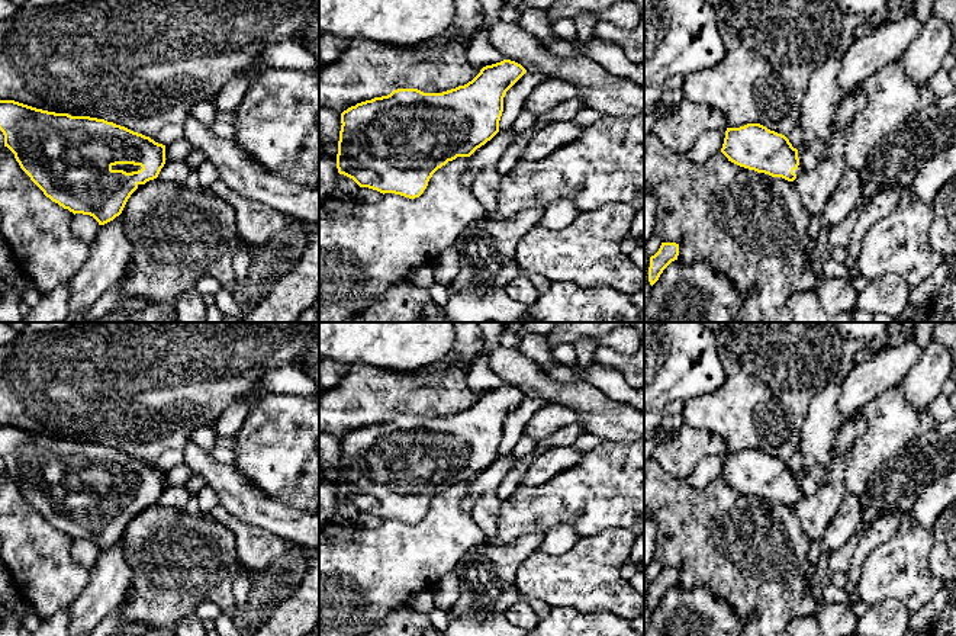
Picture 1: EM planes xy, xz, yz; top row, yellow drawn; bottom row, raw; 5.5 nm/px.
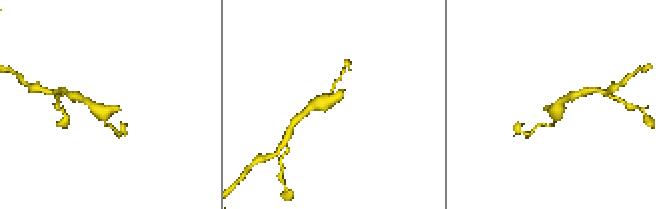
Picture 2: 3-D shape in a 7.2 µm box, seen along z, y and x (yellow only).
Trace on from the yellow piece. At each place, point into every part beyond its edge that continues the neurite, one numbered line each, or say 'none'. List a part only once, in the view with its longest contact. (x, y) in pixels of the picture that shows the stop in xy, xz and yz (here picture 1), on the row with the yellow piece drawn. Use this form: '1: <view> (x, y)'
1: xy (126, 167)

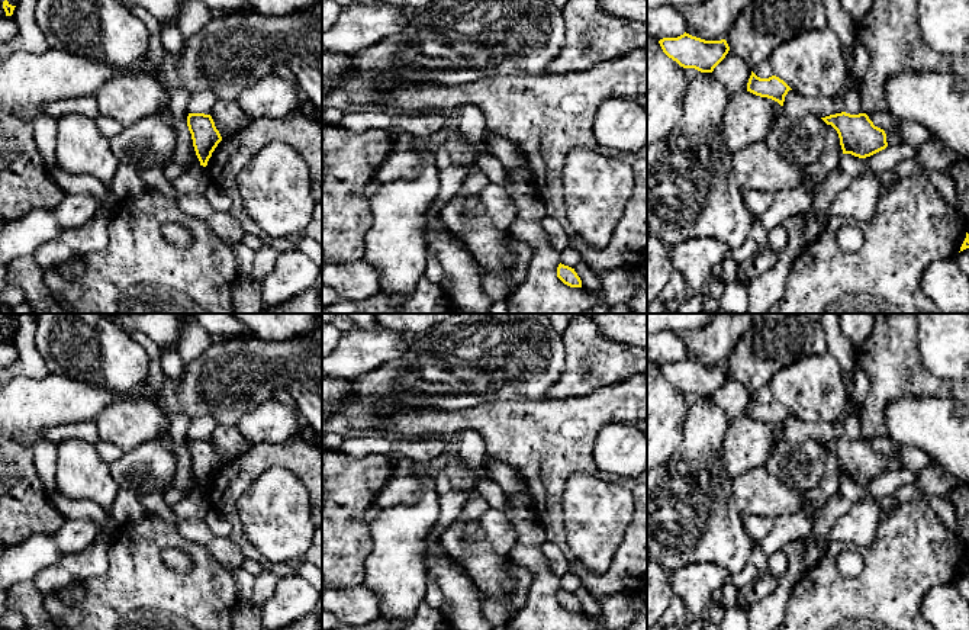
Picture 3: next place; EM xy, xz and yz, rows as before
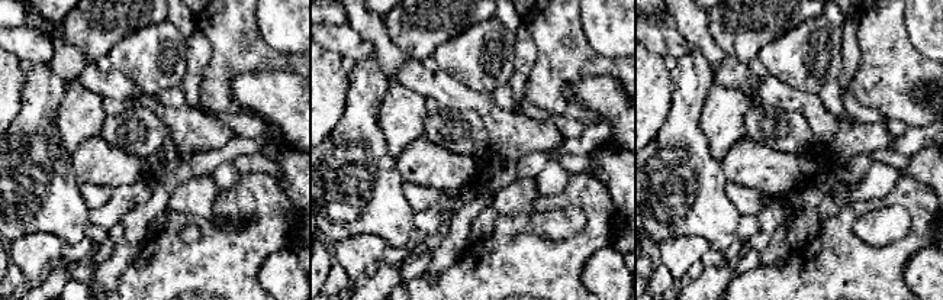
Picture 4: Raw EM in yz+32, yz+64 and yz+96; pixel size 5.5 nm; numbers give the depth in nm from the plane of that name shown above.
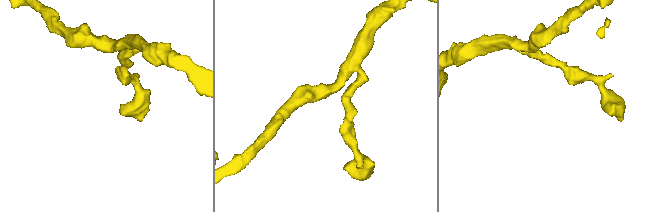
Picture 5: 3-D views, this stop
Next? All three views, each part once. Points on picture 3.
none

